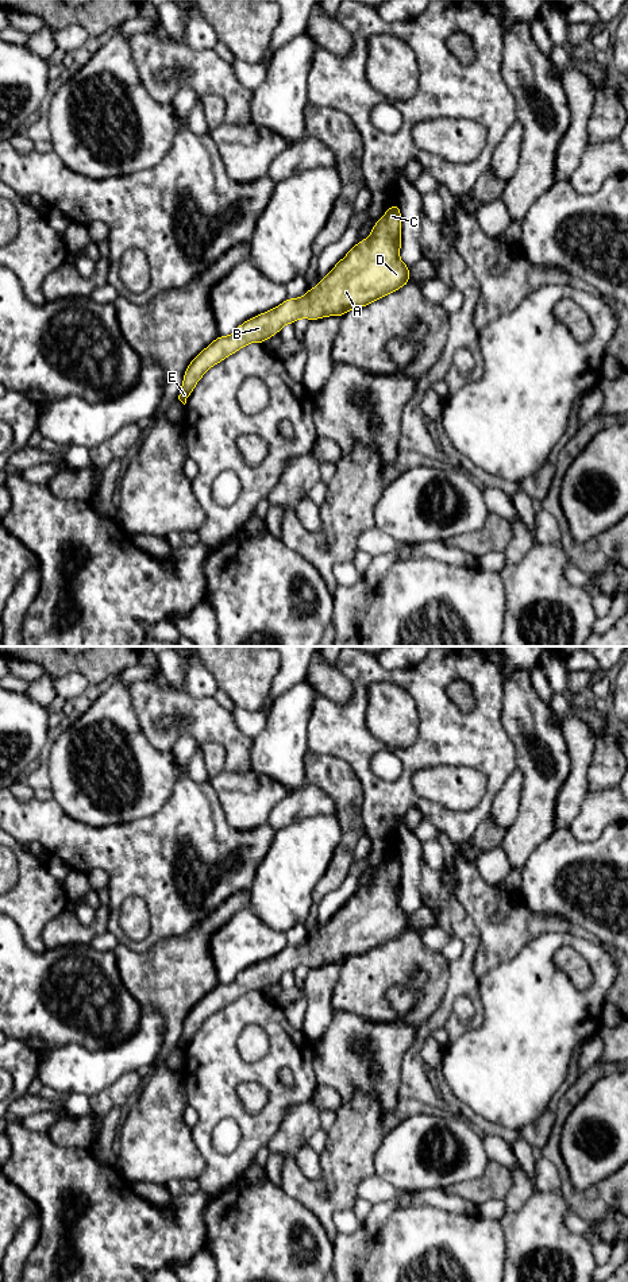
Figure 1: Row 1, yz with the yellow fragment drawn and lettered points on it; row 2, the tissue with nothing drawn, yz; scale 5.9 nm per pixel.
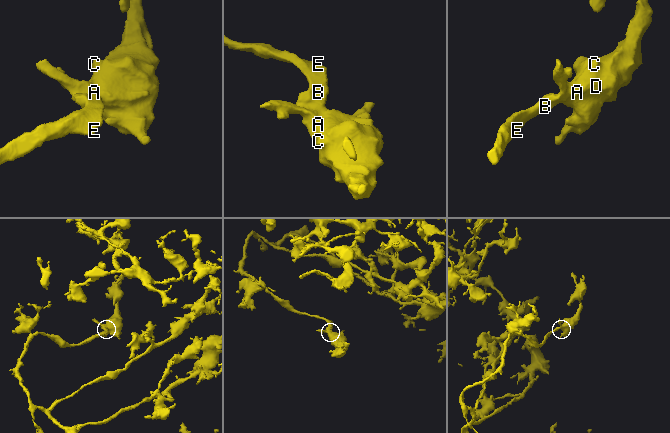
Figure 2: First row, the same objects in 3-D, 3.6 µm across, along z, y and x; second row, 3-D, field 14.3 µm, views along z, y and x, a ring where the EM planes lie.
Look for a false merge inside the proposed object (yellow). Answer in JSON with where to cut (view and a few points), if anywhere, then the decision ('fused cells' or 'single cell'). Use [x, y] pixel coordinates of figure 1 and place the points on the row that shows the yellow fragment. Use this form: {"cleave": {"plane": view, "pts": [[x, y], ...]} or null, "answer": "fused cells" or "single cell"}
{"cleave": null, "answer": "single cell"}

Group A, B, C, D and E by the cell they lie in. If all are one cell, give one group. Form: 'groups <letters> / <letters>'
groups A B C D E

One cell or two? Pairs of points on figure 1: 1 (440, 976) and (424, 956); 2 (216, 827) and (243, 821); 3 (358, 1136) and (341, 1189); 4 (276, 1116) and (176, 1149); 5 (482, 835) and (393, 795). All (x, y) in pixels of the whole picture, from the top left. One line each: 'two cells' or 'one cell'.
1: one cell
2: two cells
3: one cell
4: two cells
5: two cells

